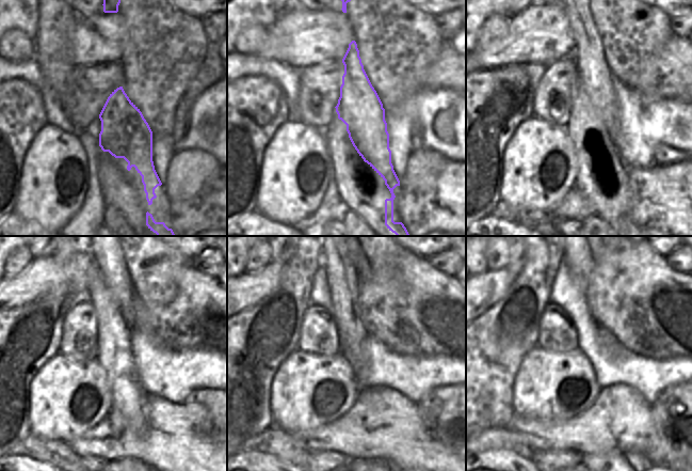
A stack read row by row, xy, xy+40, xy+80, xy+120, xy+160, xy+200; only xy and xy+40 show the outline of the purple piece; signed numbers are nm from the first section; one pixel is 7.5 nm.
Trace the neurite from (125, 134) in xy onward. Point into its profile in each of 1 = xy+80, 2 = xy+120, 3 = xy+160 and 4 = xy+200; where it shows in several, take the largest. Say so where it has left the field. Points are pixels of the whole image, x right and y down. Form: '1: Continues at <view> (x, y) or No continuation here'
1: Continues at xy+80 (595, 104)
2: Continues at xy+120 (112, 295)
3: Continues at xy+160 (343, 291)
4: Continues at xy+200 (581, 282).

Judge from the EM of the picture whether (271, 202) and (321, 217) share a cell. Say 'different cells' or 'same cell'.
different cells

